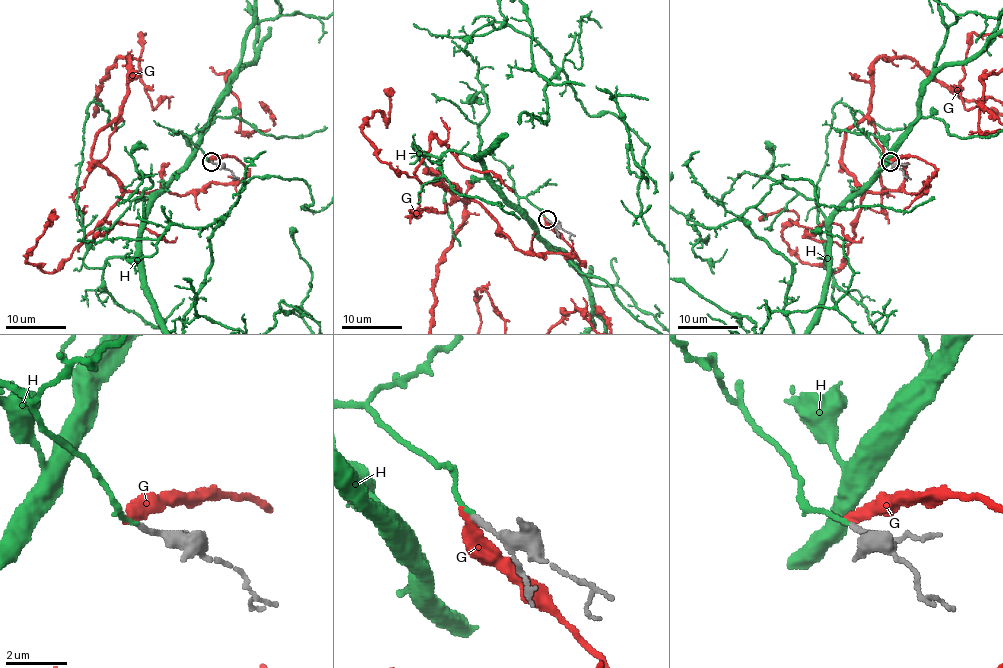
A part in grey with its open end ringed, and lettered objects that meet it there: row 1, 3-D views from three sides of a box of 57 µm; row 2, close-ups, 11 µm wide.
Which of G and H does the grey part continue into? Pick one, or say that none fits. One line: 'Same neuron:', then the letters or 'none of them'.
Same neuron: H

